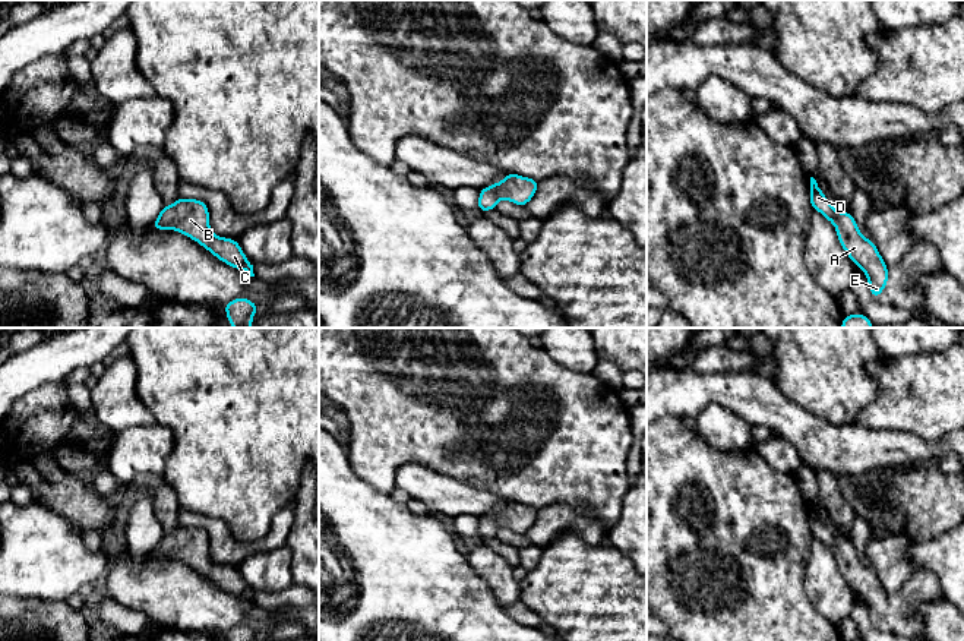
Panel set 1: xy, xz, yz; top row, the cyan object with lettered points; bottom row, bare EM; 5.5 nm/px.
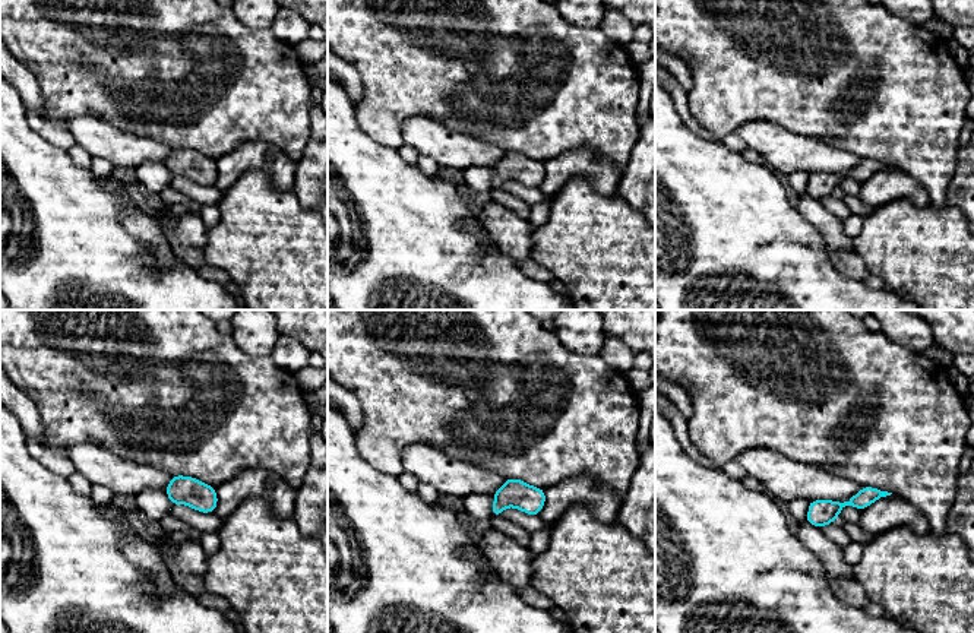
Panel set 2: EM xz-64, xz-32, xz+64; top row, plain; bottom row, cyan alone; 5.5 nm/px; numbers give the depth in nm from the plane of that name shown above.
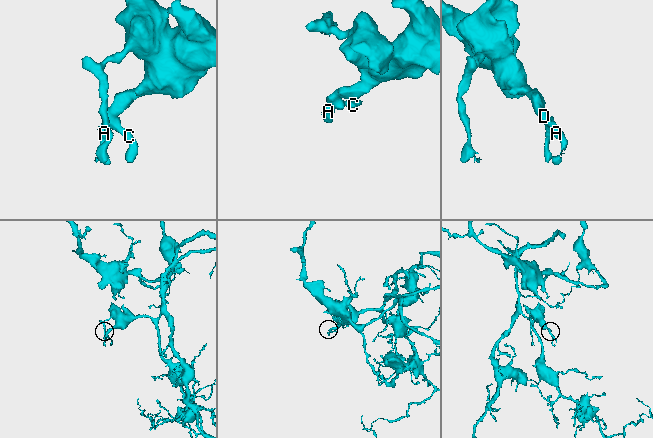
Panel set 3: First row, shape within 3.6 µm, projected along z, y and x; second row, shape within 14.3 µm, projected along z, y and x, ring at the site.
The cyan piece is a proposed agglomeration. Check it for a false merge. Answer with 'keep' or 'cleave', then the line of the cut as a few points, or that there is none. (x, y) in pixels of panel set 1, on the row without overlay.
keep; no cut

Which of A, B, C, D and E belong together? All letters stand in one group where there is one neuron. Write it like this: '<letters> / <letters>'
A B C D E

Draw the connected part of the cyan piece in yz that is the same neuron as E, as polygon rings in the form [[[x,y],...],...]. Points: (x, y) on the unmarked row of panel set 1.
[[[810,505],[810,534],[821,540],[828,549],[831,549],[837,558],[837,565],[848,582],[850,588],[860,594],[869,609],[869,618],[872,625],[878,626],[886,610],[888,594],[878,580],[873,568],[862,563],[856,547],[850,540],[838,540],[826,528],[824,520],[819,517],[816,508]]]

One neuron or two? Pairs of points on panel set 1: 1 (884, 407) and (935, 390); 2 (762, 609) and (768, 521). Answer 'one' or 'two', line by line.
1: one
2: one

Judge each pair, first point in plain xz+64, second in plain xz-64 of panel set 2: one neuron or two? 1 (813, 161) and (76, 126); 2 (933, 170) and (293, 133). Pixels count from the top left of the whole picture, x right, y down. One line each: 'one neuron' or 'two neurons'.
1: one neuron
2: one neuron

